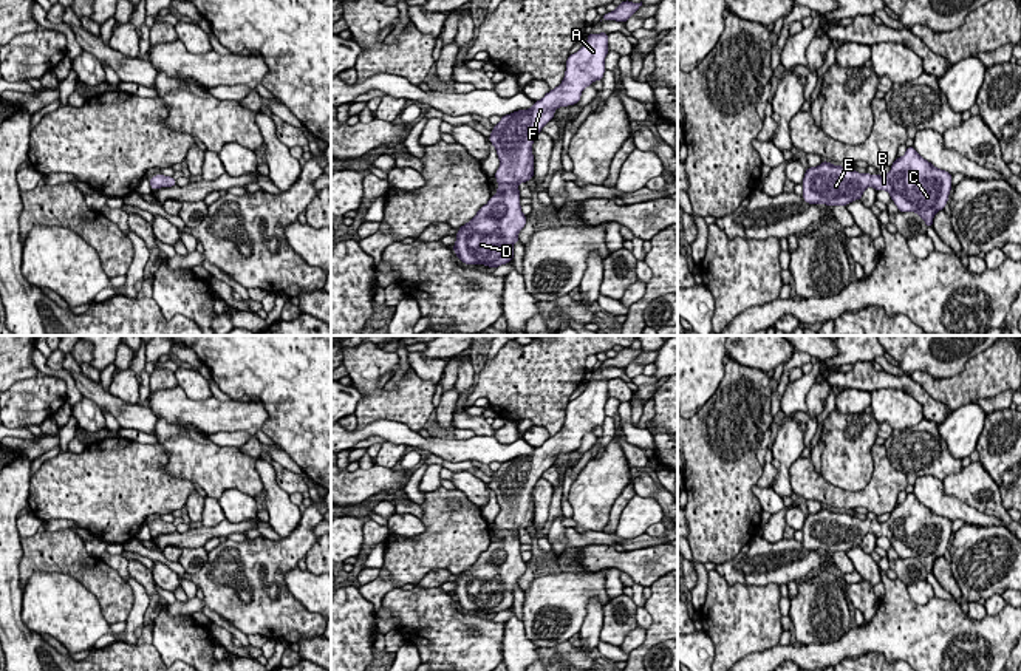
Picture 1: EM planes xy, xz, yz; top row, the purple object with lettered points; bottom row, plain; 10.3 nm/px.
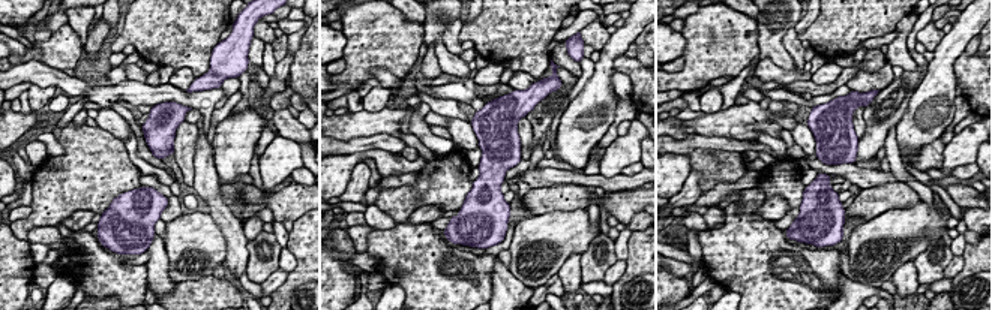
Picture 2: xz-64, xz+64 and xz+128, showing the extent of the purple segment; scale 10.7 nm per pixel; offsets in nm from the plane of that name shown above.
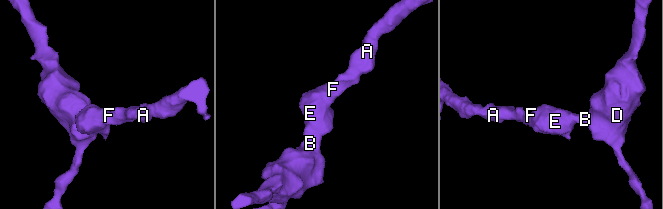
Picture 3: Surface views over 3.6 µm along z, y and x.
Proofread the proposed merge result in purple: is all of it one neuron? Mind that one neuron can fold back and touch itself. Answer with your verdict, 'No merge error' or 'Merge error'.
No merge error

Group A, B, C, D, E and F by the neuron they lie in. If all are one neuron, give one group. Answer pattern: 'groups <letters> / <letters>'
groups A B C D E F

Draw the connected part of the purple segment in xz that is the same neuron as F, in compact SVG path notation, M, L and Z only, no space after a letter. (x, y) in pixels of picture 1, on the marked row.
M591 32L588 42L566 60L562 83L535 100L528 110L501 116L487 138L497 150L498 193L461 226L453 250L464 264L498 267L514 260L514 244L526 226L518 184L534 178L532 144L541 128L554 119L558 107L575 105L585 87L602 80L608 54L608 34Z

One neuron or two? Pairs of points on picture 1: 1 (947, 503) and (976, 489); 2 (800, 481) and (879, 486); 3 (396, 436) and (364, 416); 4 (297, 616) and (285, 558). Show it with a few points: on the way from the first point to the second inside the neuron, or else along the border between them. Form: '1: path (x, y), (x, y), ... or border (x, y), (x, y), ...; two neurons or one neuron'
1: border (941, 481), (947, 493), (990, 515); two neurons
2: path (820, 490), (836, 498), (859, 498); one neuron
3: border (407, 425), (398, 421), (375, 419), (358, 429); two neurons
4: path (276, 606), (257, 588), (257, 566), (263, 562); one neuron

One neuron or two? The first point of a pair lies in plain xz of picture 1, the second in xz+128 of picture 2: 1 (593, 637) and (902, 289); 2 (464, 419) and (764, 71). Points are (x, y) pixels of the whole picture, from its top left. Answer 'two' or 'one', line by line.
1: one
2: two

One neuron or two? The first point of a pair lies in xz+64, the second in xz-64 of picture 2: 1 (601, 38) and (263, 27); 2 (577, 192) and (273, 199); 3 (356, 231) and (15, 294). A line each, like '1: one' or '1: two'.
1: one
2: one
3: two

